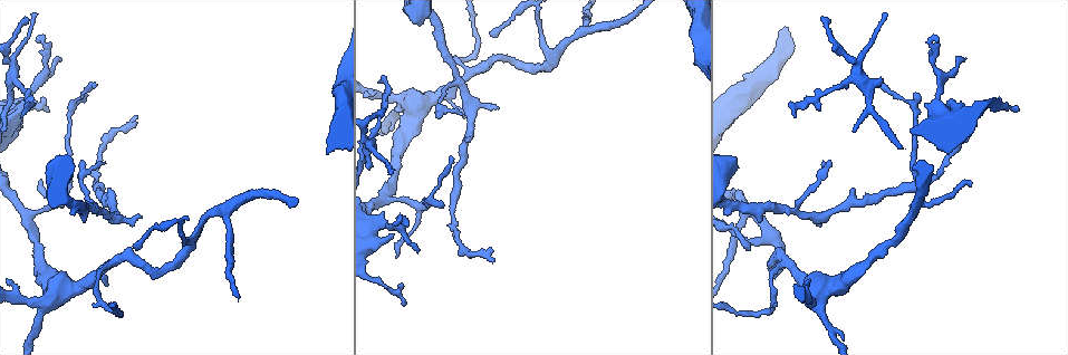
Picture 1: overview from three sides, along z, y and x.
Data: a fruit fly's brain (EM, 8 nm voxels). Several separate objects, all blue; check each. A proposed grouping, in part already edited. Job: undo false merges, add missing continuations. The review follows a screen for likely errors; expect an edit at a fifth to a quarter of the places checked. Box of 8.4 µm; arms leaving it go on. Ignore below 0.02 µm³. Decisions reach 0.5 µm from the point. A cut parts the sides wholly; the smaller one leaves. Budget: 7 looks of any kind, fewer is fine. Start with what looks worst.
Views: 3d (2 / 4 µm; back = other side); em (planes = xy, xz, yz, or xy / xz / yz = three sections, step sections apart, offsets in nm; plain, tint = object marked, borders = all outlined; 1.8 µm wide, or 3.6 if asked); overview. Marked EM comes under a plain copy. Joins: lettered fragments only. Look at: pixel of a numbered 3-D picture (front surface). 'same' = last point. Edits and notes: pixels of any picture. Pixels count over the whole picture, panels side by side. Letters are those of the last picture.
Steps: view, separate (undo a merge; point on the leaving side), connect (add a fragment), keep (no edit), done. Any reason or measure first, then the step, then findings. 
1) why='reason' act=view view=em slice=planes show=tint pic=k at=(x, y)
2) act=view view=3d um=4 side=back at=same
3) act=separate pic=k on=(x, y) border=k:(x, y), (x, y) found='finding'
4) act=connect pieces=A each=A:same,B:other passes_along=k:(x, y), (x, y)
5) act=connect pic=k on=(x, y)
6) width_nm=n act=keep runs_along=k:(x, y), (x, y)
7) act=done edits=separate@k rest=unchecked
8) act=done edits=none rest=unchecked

why='abrupt turn' act=view view=3d um=2 pic=1 at=(578, 31)

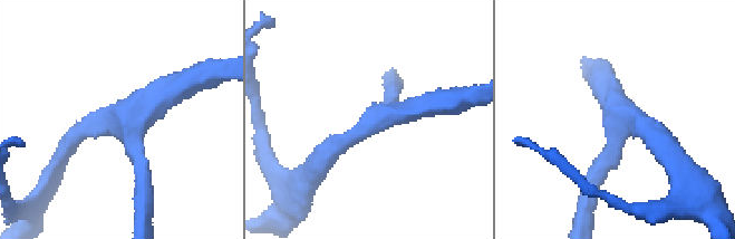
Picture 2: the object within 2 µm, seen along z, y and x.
arms=3 why='shape alone is not enough' act=view view=em um=3.6 slice=yz step=16 show=borders pic=2 at=(622, 126)

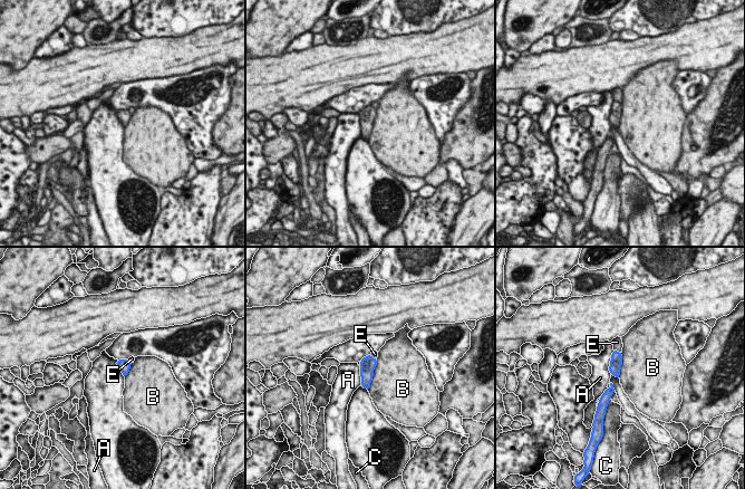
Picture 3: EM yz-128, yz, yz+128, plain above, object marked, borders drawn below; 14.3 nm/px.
width_nm=160 longest_contact=B:460nm act=keep each=A:other,B:other,C:other,E:other found='continuous, no second neuron'

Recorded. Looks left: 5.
why='an open end' act=view view=em slice=xy step=4 show=tint pic=1 at=(35, 40)

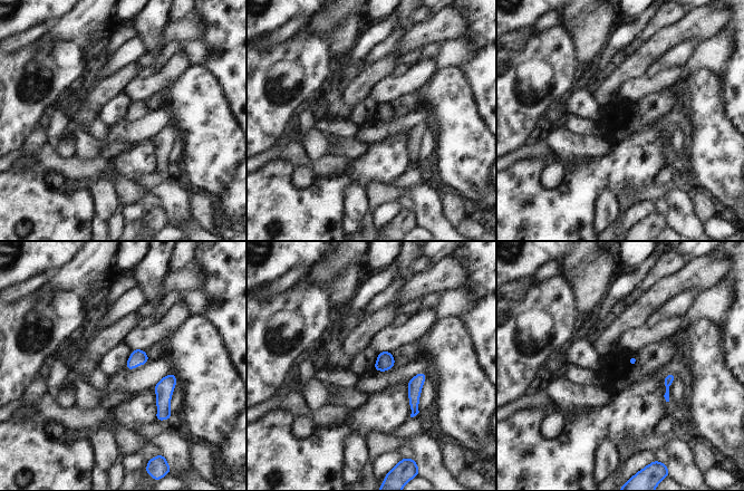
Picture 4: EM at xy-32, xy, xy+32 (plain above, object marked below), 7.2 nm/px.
why='what lies round it' act=view view=em slice=xy step=4 show=borders at=same

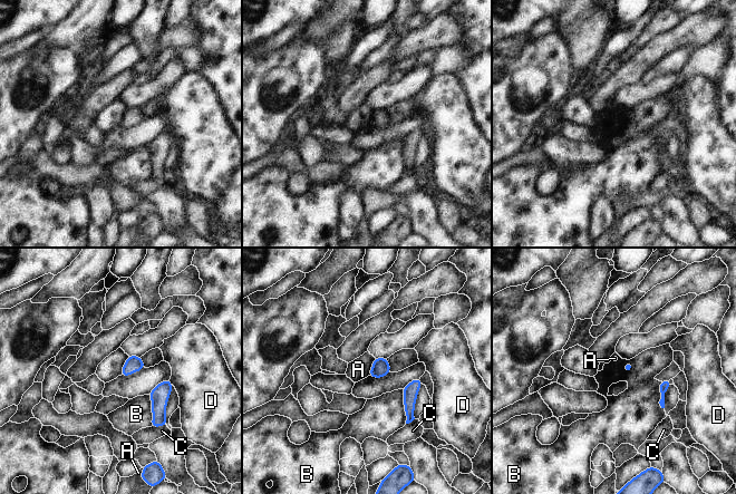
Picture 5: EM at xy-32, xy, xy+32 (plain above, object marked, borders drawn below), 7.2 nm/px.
act=keep each=A:other,B:other,C:other,D:other found='no lettered fragment goes on from it'

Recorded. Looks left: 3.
why='branch stops here' act=view view=3d um=4 pic=1 at=(462, 114)

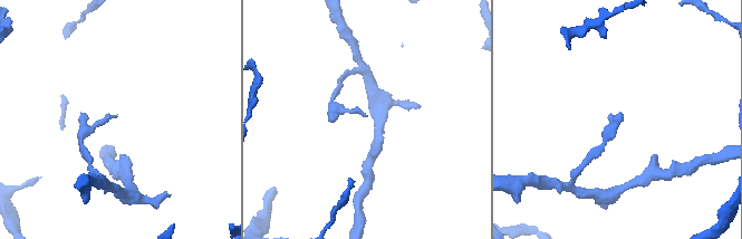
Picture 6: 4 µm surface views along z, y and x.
act=view view=em slice=planes show=tint pic=6 at=(614, 116)

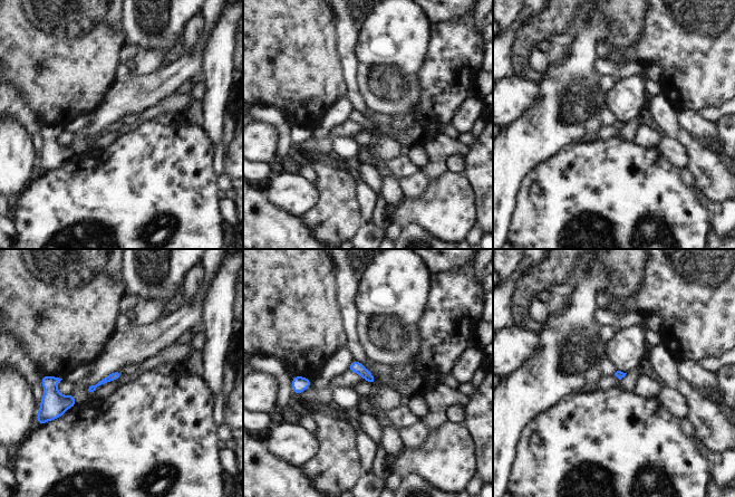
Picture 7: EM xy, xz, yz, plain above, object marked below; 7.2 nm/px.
why='see the neighbours' act=view view=em slice=planes show=borders at=same

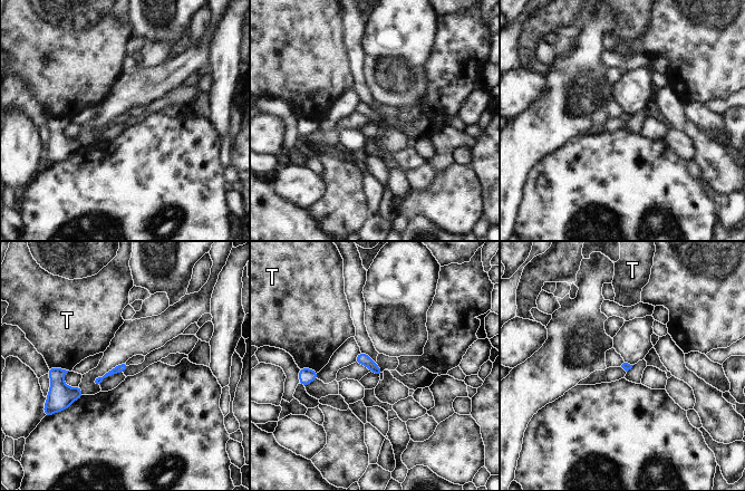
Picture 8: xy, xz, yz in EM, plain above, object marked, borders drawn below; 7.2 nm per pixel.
act=keep each=T:other border=8:(49, 367), (61, 367), (69, 371) found='no lettered fragment goes on from it'

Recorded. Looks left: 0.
act=done edits=none rest=unchecked

